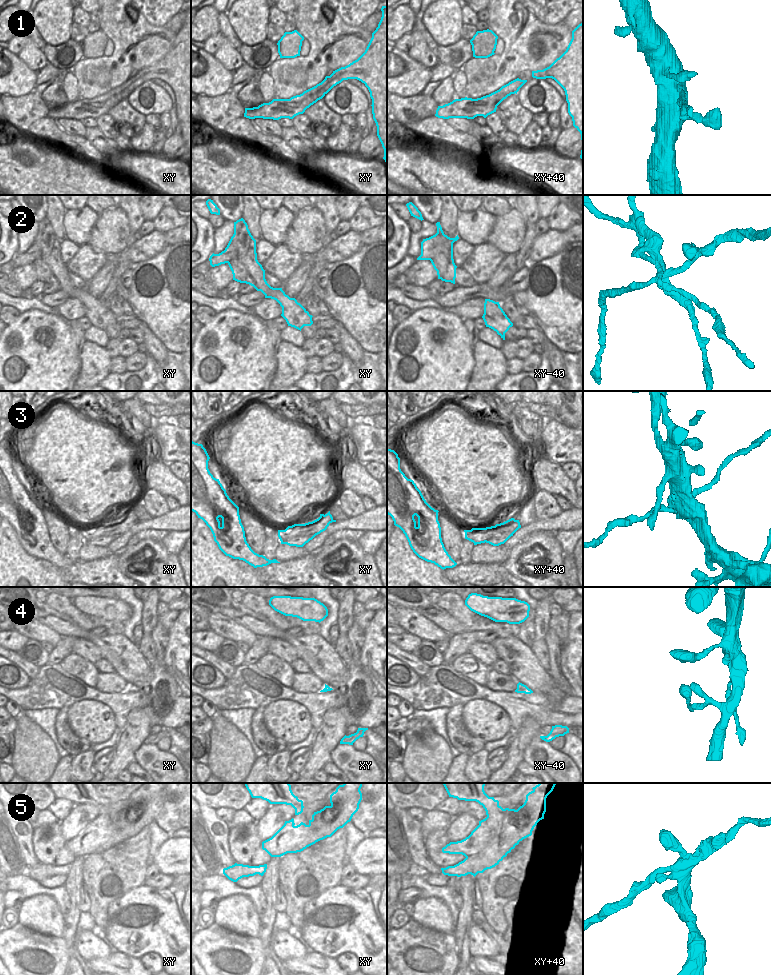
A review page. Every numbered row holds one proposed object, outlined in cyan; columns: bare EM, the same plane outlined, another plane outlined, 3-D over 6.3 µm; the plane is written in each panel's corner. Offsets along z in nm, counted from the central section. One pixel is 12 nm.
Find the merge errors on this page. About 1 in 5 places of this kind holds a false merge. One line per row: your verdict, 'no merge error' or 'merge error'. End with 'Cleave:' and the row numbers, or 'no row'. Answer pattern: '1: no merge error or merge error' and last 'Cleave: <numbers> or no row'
1: merge error
2: merge error
3: merge error
4: no merge error
5: merge error
Cleave: 1, 2, 3, 5

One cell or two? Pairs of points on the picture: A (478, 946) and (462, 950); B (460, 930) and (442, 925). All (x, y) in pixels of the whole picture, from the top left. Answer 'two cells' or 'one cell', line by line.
A: two cells
B: two cells

